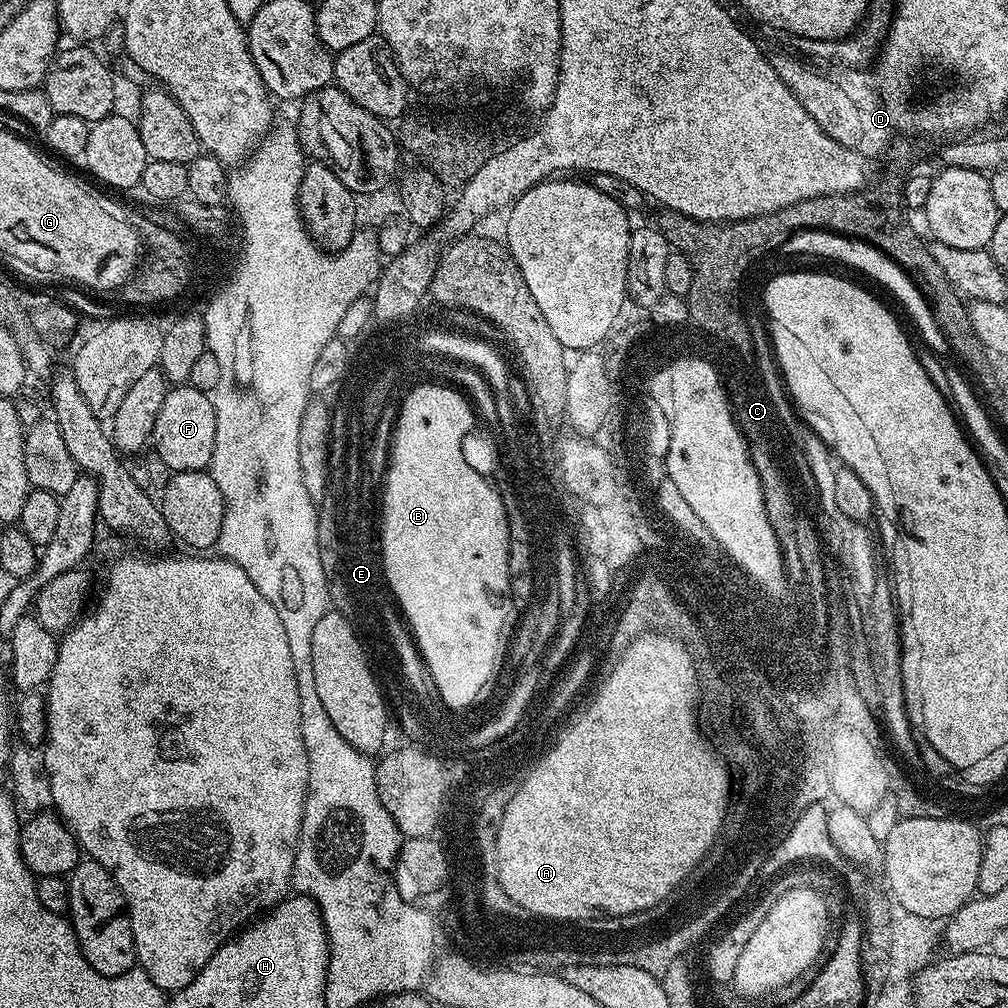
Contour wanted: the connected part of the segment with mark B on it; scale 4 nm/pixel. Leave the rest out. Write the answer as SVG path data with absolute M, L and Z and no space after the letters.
M444 382L420 384L417 388L410 389L408 397L405 399L403 397L399 403L400 428L392 430L394 434L392 476L386 478L386 490L382 497L380 532L386 545L386 571L392 575L392 585L399 592L403 617L410 620L410 626L415 627L413 636L415 636L417 648L424 644L426 656L423 659L426 668L433 676L434 685L449 702L467 702L473 697L474 692L484 684L488 684L489 679L497 681L505 667L509 647L513 643L513 635L518 628L518 609L511 597L510 526L507 522L506 506L503 505L503 500L492 481L468 466L466 459L463 458L463 440L473 431L474 421L468 417L468 408L464 408L462 394L454 394L454 390L450 390Z

